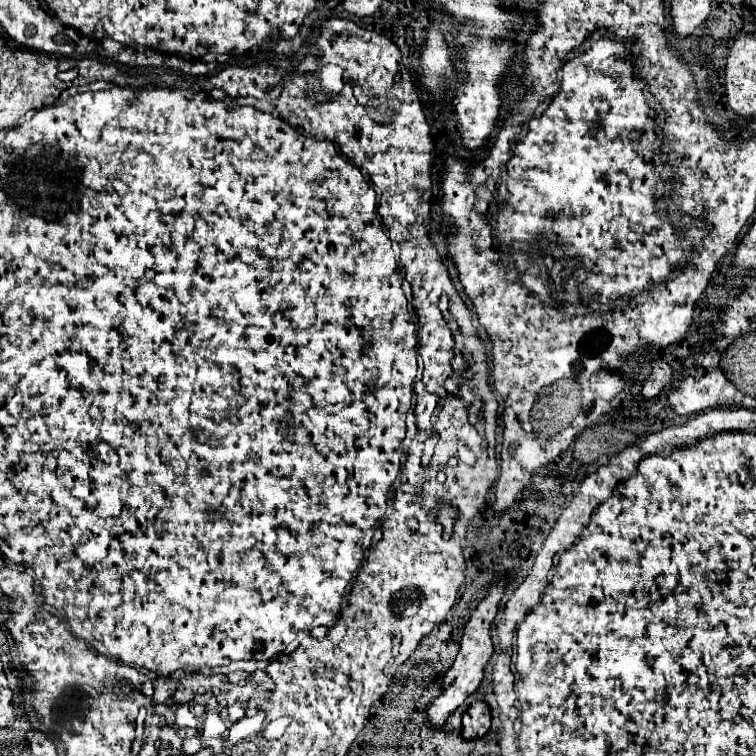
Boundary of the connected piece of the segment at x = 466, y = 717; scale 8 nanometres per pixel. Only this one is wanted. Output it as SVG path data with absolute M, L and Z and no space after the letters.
M483 700L471 702L467 712L463 714L463 736L467 740L481 738L491 726L491 708Z

